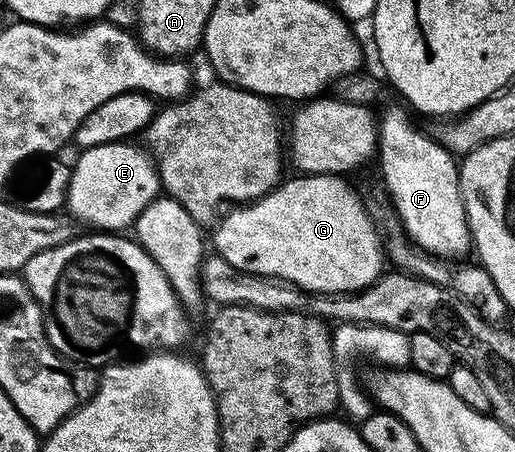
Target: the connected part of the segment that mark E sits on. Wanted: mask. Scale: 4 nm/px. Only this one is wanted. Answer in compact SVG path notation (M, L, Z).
M131 141L111 142L95 146L89 150L80 150L80 159L72 166L72 179L68 185L66 210L77 223L85 222L100 232L124 232L135 223L136 218L161 193L160 173L156 170L155 161L143 149L132 146Z

